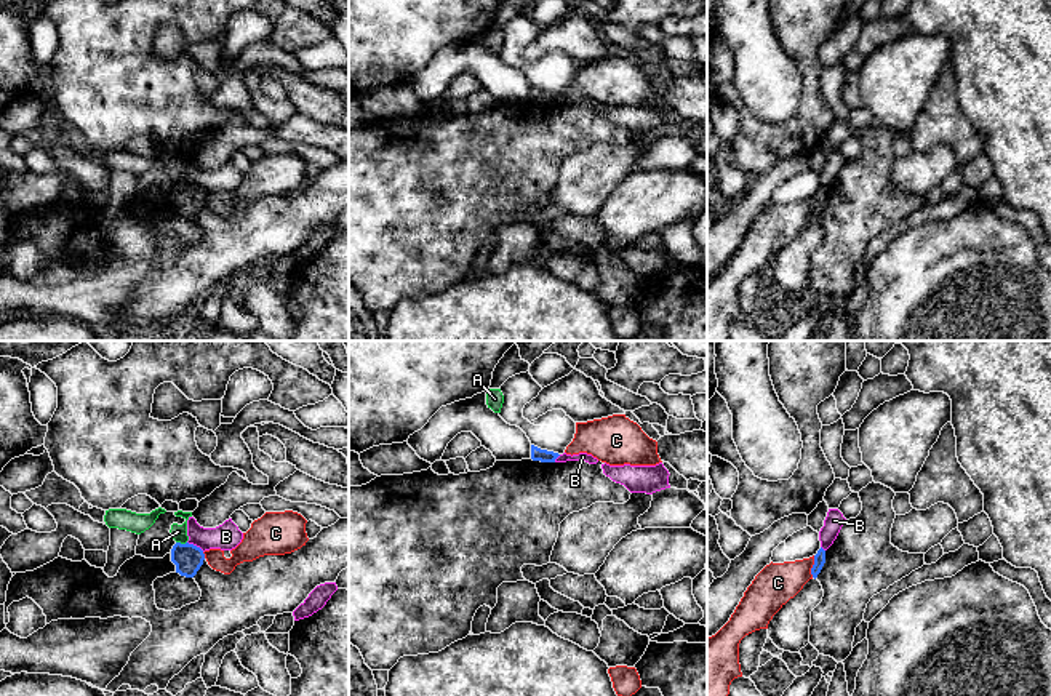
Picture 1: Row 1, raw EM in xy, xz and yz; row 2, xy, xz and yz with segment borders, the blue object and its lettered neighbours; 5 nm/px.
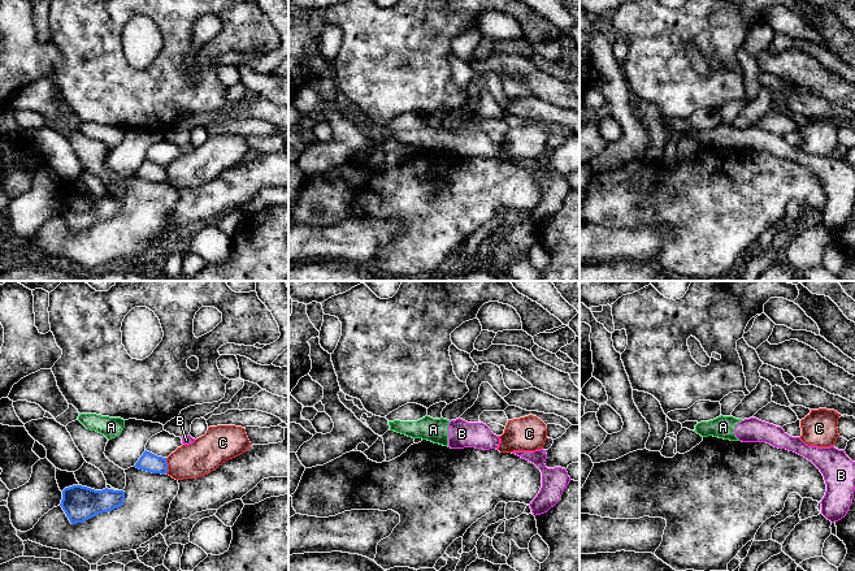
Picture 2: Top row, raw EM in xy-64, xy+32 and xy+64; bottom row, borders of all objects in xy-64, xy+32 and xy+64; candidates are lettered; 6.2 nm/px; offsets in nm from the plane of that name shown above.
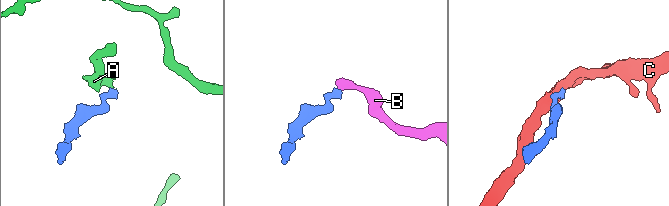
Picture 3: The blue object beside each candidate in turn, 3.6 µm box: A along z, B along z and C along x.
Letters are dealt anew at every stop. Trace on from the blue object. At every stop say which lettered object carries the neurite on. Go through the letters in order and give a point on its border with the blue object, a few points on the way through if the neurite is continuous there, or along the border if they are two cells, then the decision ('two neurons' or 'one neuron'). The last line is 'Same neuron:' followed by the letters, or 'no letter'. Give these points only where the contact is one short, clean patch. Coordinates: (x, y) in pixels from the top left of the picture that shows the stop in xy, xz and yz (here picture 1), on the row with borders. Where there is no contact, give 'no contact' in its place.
A: xy (179, 543) | along xy (176, 541), (186, 543) | two neurons
B: xy (195, 546) | along xy (187, 541), (203, 551) | two neurons
C: yz (813, 567) | along yz (815, 556), (811, 576) | two neurons
Same neuron: no letter

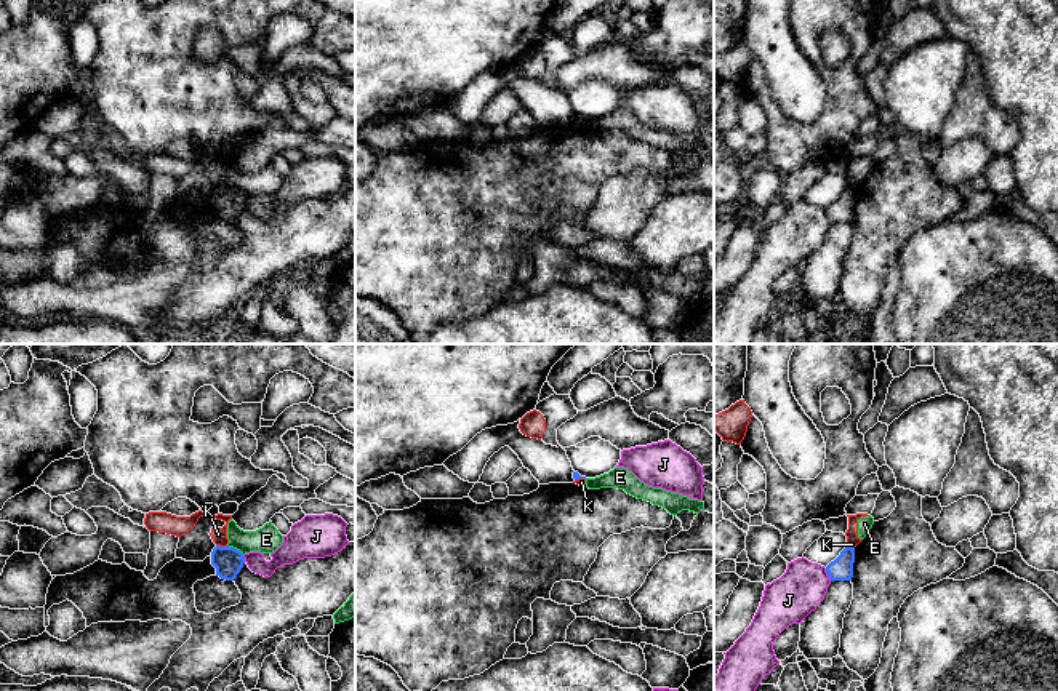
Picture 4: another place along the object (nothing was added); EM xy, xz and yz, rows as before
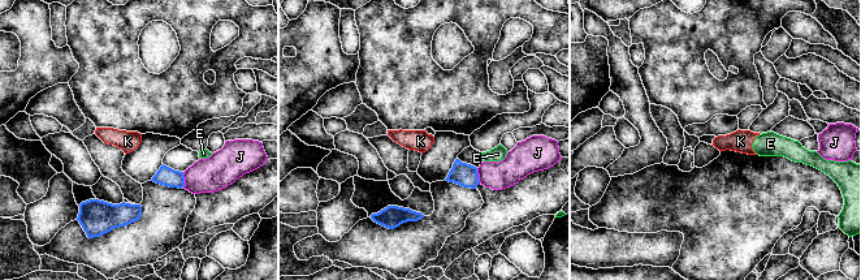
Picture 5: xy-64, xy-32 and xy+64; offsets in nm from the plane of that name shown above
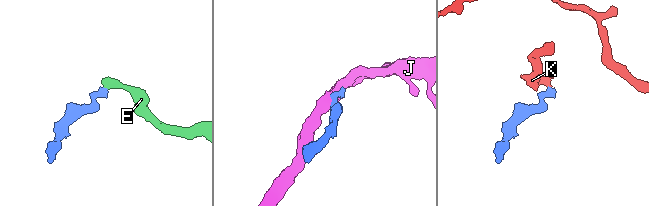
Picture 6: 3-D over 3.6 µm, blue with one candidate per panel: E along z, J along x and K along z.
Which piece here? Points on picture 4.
E: xy (236, 549) | along xy (228, 544), (244, 554) | two neurons
J: yz (828, 575) | along yz (825, 568), (831, 579) | two neurons
K: xy (220, 546) | along xy (216, 544), (226, 546) | two neurons
Same neuron: no letter

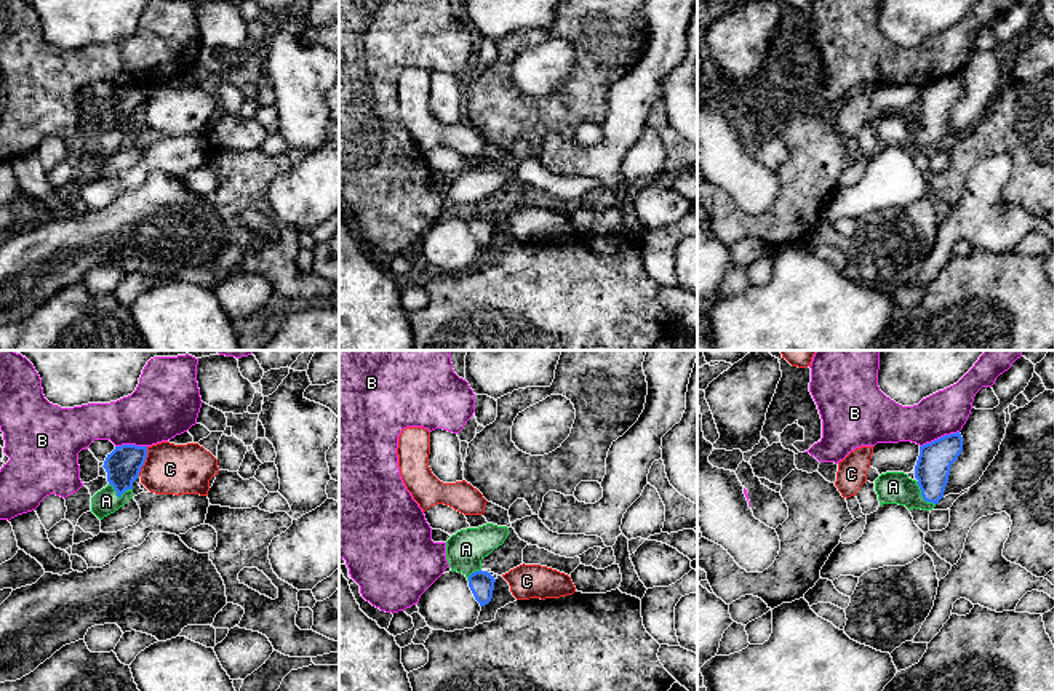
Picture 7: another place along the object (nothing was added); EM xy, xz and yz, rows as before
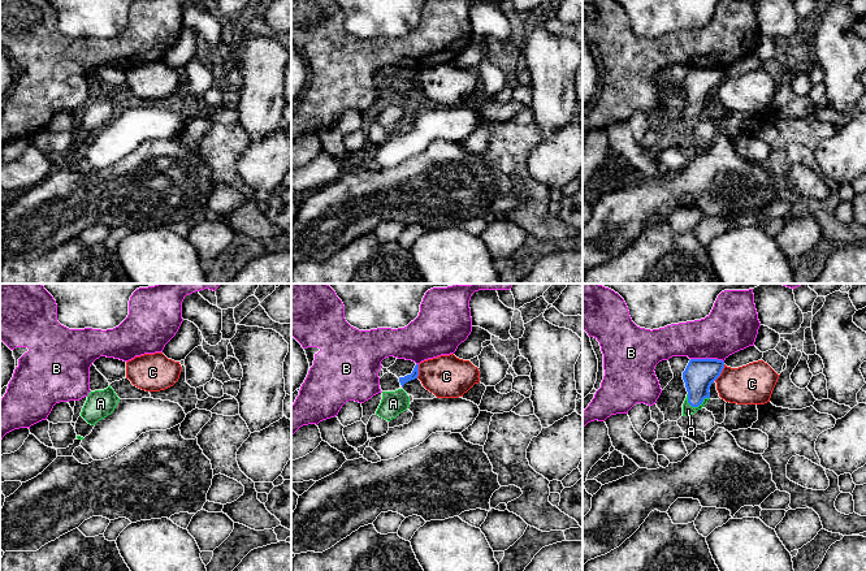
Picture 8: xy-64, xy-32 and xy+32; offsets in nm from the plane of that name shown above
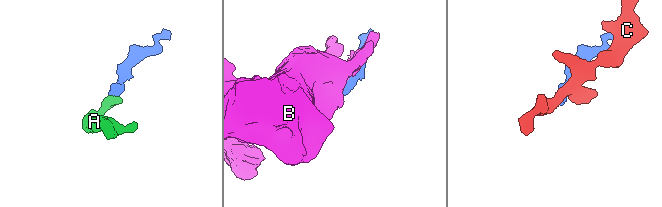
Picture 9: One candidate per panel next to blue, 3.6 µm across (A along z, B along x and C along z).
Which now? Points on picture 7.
A: xy (119, 496) | across xy (123, 464), (119, 496), (106, 501) | one neuron
B: yz (941, 437) | two neurons
C: xy (144, 461) | along xy (147, 447), (147, 456), (138, 475) | two neurons
Same neuron: A

